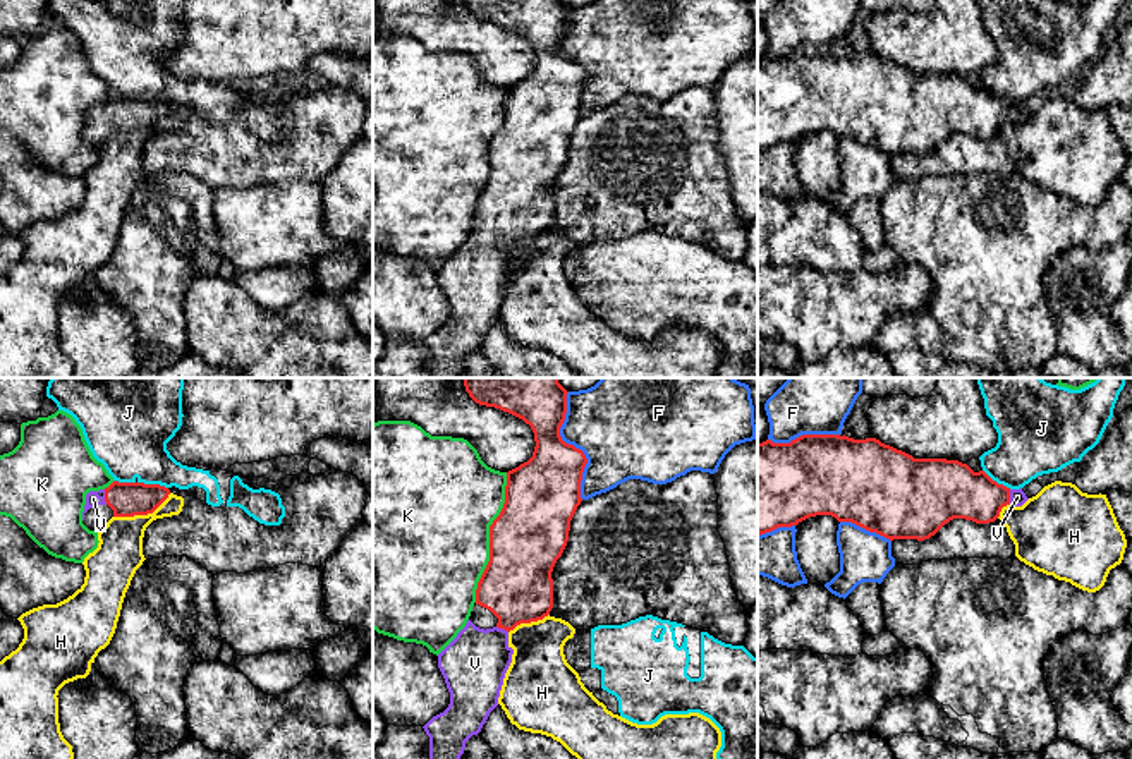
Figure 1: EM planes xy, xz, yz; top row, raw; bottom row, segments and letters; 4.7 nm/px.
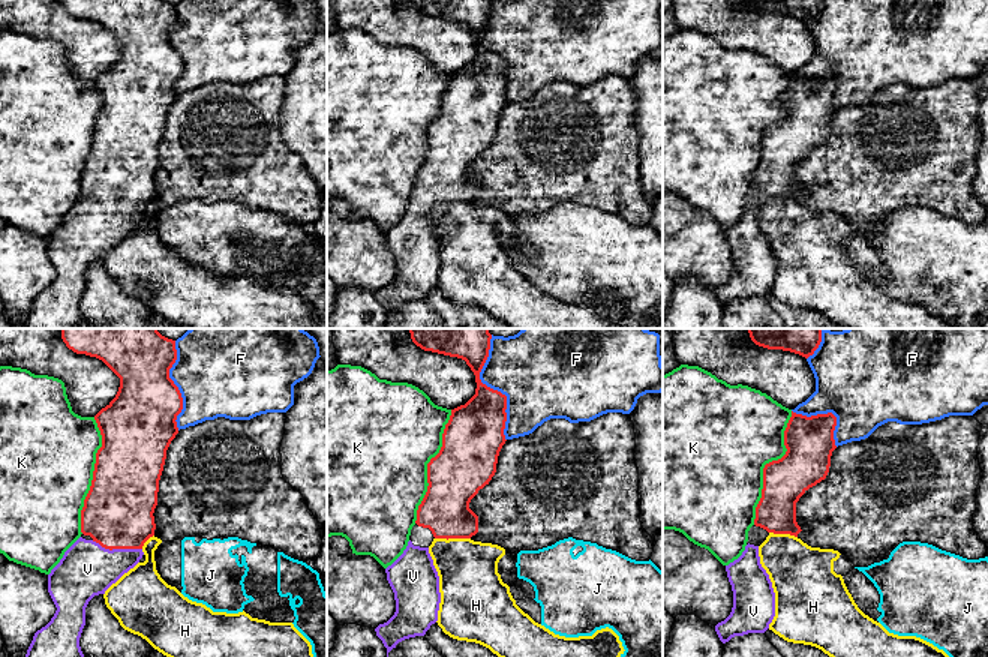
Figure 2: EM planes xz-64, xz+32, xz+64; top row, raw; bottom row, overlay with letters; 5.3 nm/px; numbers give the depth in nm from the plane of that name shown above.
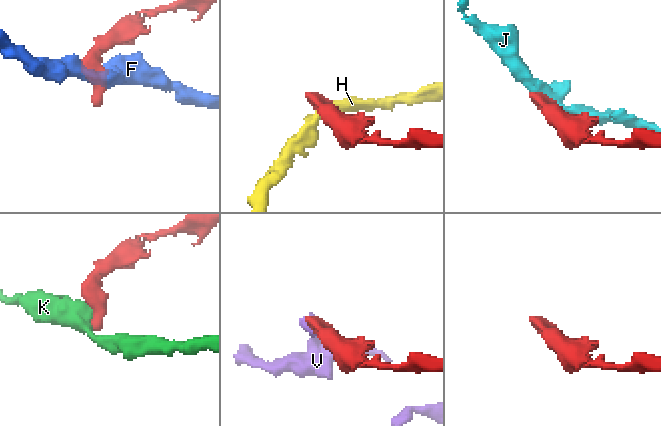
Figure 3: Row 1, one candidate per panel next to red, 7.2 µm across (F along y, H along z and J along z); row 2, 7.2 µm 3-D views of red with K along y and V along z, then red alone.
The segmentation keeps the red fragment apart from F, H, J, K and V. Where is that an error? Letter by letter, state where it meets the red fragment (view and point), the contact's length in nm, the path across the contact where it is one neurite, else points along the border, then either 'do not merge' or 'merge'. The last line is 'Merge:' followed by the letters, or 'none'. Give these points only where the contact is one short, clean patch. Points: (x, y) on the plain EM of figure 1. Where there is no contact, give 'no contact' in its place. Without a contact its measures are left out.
F: meets red in xz at (572, 60); contact 500 nm long; do not merge
H: meets red in xy at (141, 129); contact 300 nm long; border along xy (170, 109), (152, 127), (114, 133); do not merge
J: meets red in xy at (153, 100); contact 150 nm long; border along xy (138, 97), (167, 103); do not merge
K: meets red in xz at (490, 153); contact 650 nm long; do not merge
V: meets red in xy at (105, 112); contact 70 nm long; runs through xy (126, 114), (105, 112), (93, 114); merge
Merge: V

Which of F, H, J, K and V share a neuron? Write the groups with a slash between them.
F / H / J / K / V

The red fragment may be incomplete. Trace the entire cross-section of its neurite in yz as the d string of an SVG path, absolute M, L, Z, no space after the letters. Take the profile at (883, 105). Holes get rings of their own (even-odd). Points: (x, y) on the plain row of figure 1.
M802 50L790 58L758 58L758 151L831 131L890 156L924 156L953 134L989 139L1003 122L1027 115L1022 103L998 100L984 86L974 88L959 76L914 74L876 53Z

